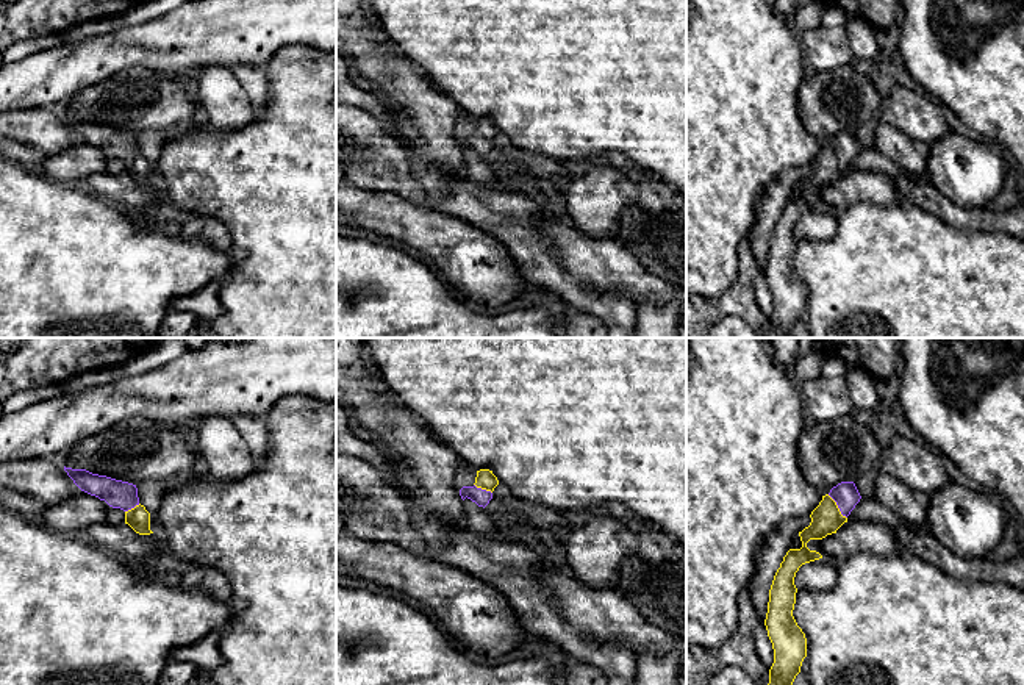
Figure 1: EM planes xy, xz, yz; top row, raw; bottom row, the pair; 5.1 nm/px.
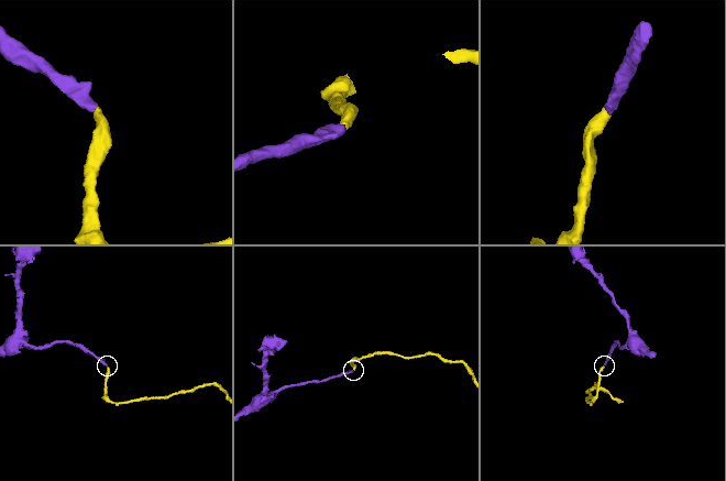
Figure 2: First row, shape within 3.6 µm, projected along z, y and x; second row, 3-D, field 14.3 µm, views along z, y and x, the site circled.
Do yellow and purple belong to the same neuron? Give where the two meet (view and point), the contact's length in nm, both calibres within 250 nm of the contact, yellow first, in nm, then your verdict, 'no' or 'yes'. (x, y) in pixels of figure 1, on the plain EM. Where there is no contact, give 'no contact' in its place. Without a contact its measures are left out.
contact yz (837, 157); length 160 nm; calibres 160 and 130 nm; yes

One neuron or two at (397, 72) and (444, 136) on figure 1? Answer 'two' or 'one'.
one

